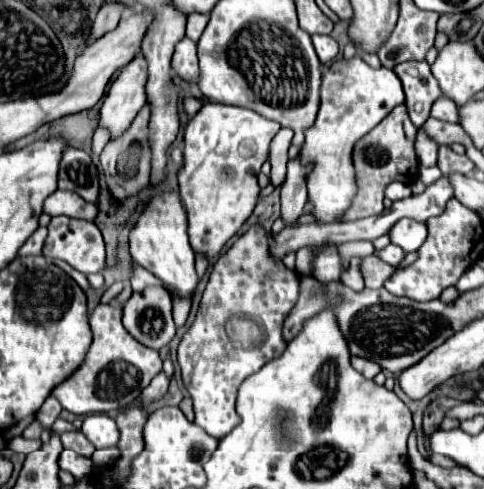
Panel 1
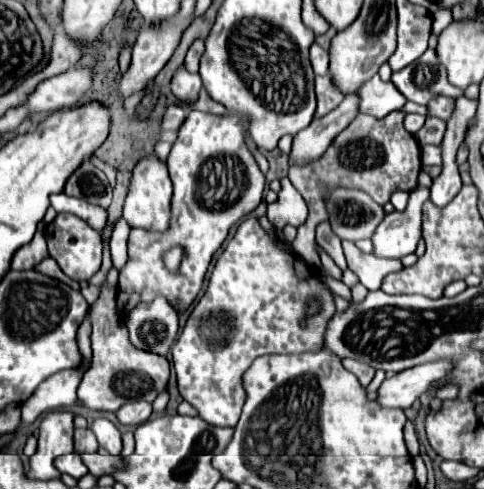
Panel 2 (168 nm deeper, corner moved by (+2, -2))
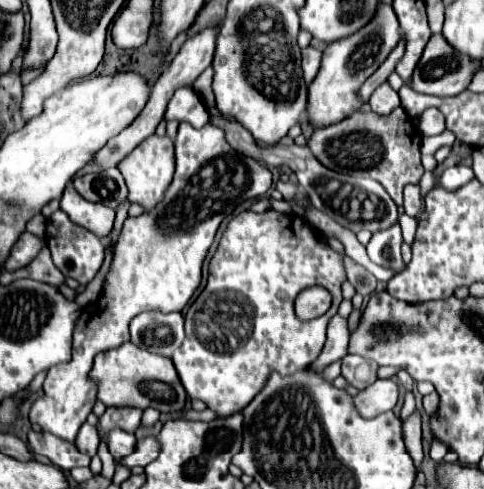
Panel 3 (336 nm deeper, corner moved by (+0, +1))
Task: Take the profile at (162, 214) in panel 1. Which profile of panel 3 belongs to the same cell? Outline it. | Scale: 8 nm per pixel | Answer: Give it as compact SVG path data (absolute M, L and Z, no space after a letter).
M151 135L145 141L141 141L135 151L131 151L119 165L121 175L125 177L125 183L129 187L127 201L137 203L143 207L143 211L151 211L155 205L163 201L163 193L167 191L173 171L175 171L175 159L173 159L173 141L169 137L157 137Z

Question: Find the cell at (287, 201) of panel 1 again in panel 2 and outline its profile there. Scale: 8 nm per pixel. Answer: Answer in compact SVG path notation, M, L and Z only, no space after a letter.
M349 94L333 112L313 120L309 128L295 134L291 162L305 164L319 158L327 150L327 146L333 142L333 138L357 116L357 104L359 104L357 94Z

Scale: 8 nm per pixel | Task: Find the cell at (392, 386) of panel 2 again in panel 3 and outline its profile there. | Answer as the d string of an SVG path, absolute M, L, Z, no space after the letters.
M377 379L367 389L359 391L355 397L355 407L359 413L367 419L377 417L379 413L385 413L397 405L399 399L399 385L393 379Z

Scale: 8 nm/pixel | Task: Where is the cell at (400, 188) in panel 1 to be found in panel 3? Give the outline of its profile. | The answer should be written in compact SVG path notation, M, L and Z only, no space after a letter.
M407 185L405 187L405 203L403 209L407 215L415 217L421 207L421 195L419 195L419 185Z

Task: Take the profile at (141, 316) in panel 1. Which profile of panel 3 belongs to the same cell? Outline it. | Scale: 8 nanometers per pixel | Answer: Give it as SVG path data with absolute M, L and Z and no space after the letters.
M147 311L137 315L131 325L131 341L151 353L171 357L185 339L183 315L181 313L161 313Z

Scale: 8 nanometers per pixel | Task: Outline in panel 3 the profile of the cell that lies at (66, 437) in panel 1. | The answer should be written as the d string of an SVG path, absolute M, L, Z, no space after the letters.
M147 437L147 439L141 439L137 443L135 451L131 455L123 457L121 461L123 461L123 467L127 467L127 469L133 469L137 465L145 467L157 457L157 453L159 453L159 449L155 449L155 437Z

